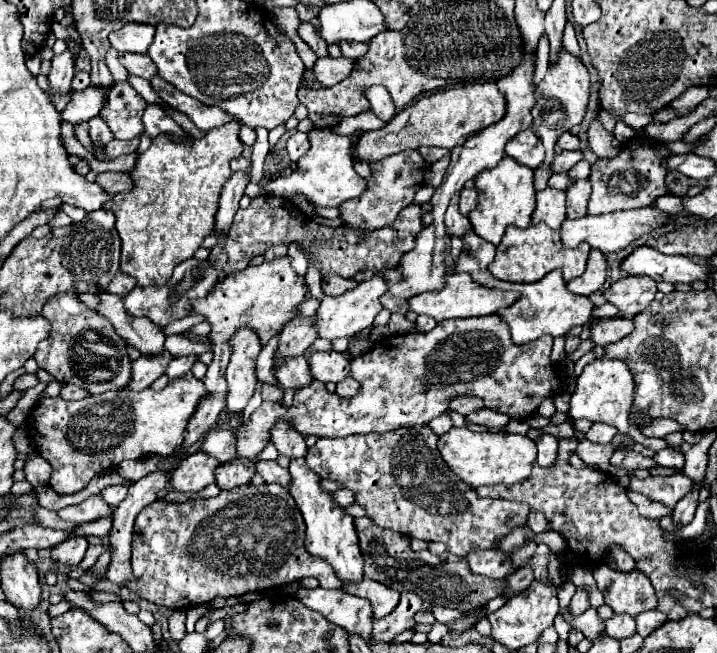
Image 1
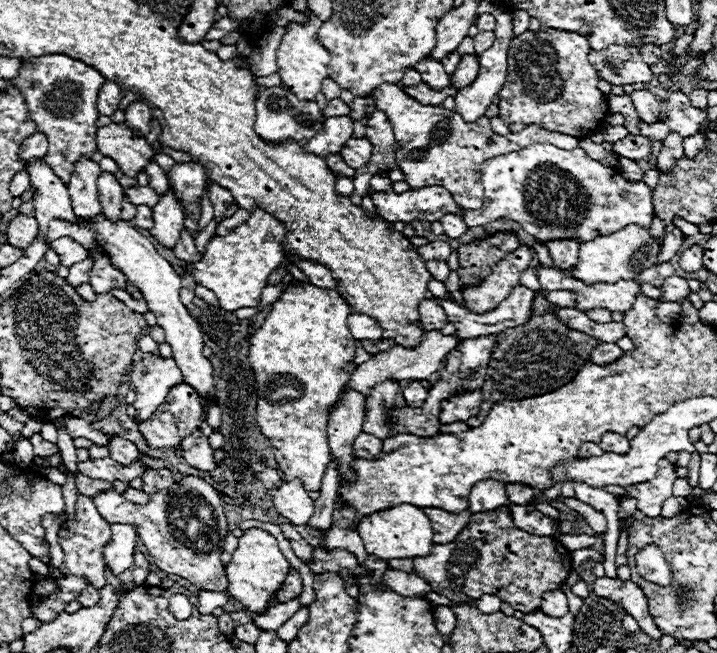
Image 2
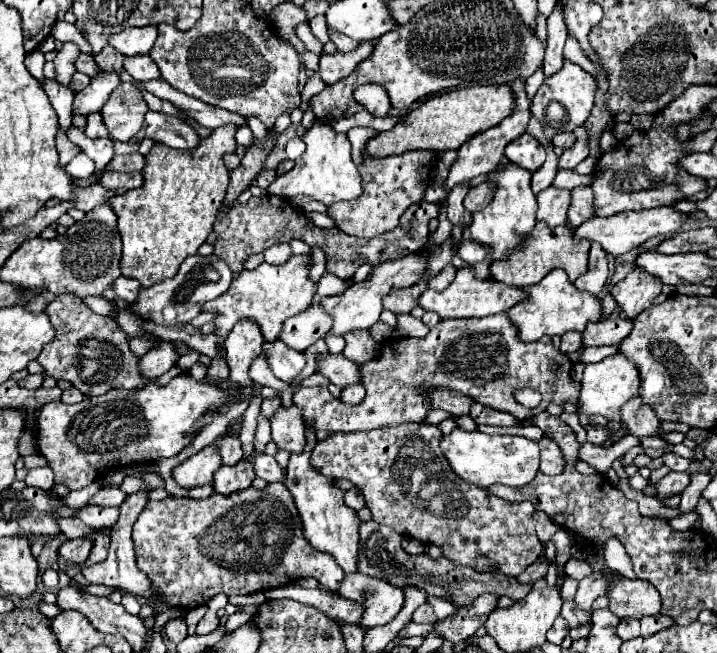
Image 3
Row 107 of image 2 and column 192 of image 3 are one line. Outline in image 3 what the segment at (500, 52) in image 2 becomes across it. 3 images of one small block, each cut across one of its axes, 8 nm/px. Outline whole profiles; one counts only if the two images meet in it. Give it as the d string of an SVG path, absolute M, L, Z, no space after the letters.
M210 444L198 454L184 460L180 466L176 466L172 470L172 476L182 488L196 488L196 486L212 484L212 476L220 466L222 466L220 454Z

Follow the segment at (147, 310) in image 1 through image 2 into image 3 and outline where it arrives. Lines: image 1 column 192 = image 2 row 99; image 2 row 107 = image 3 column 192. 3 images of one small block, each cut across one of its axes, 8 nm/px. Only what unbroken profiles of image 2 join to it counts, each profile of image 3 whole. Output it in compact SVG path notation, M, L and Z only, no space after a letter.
M188 256L174 278L158 282L150 288L140 288L140 296L136 298L136 304L130 304L130 310L144 318L152 320L160 326L176 326L190 322L194 316L200 314L200 308L206 300L212 300L228 290L230 280L234 278L232 270L218 260L216 256Z

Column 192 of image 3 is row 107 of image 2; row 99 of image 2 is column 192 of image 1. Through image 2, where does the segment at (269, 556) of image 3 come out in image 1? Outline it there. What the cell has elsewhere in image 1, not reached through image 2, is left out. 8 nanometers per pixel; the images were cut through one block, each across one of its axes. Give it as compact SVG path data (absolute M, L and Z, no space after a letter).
M246 484L244 488L222 490L216 498L194 498L186 502L156 500L136 516L132 536L132 572L136 572L136 584L124 586L140 598L170 610L190 608L220 596L228 598L236 594L264 592L308 576L314 576L322 588L340 588L342 584L334 576L330 564L316 556L308 556L304 536L304 518L290 492L278 484Z

